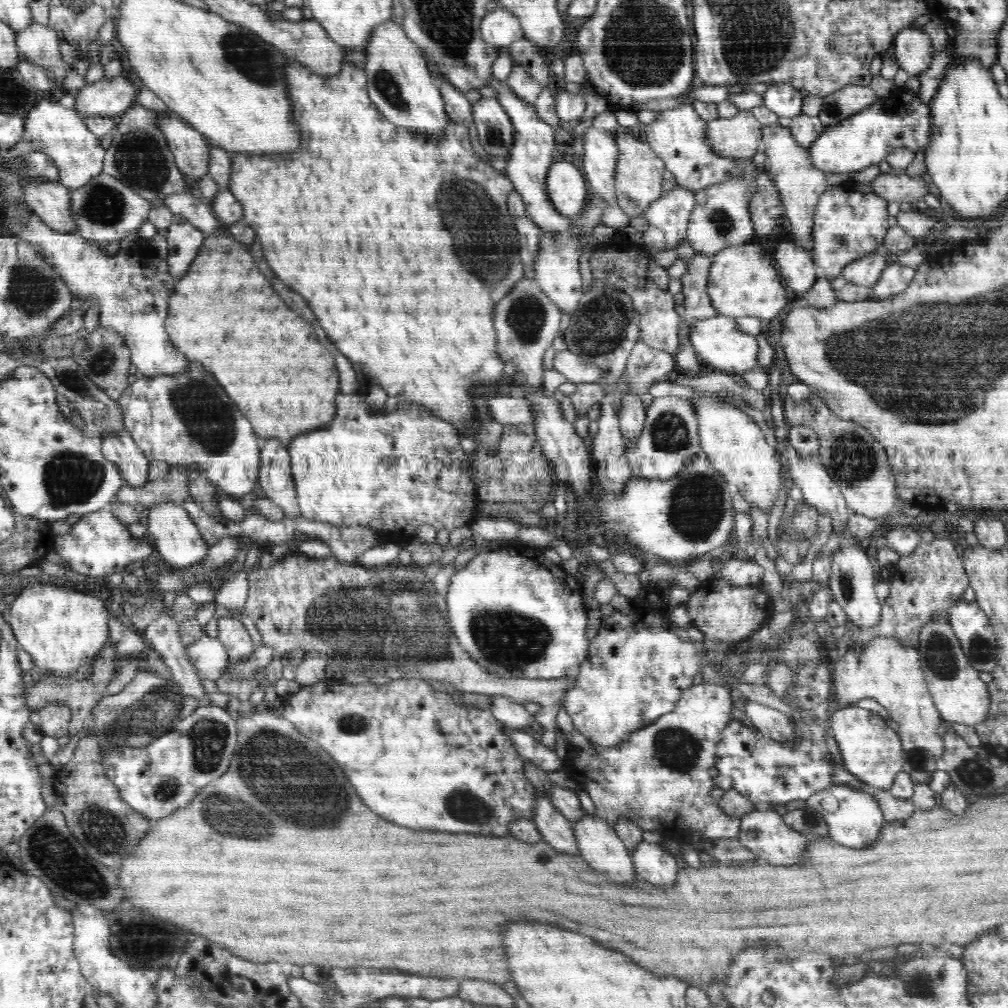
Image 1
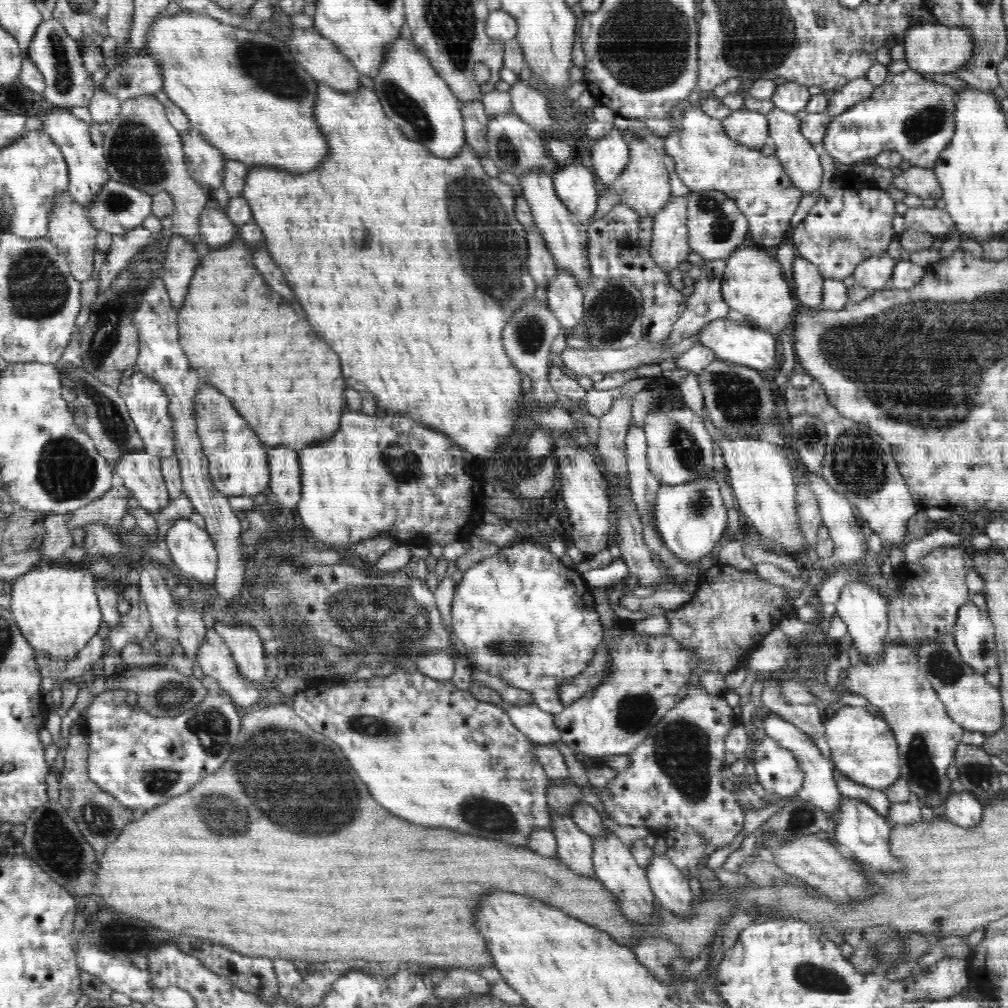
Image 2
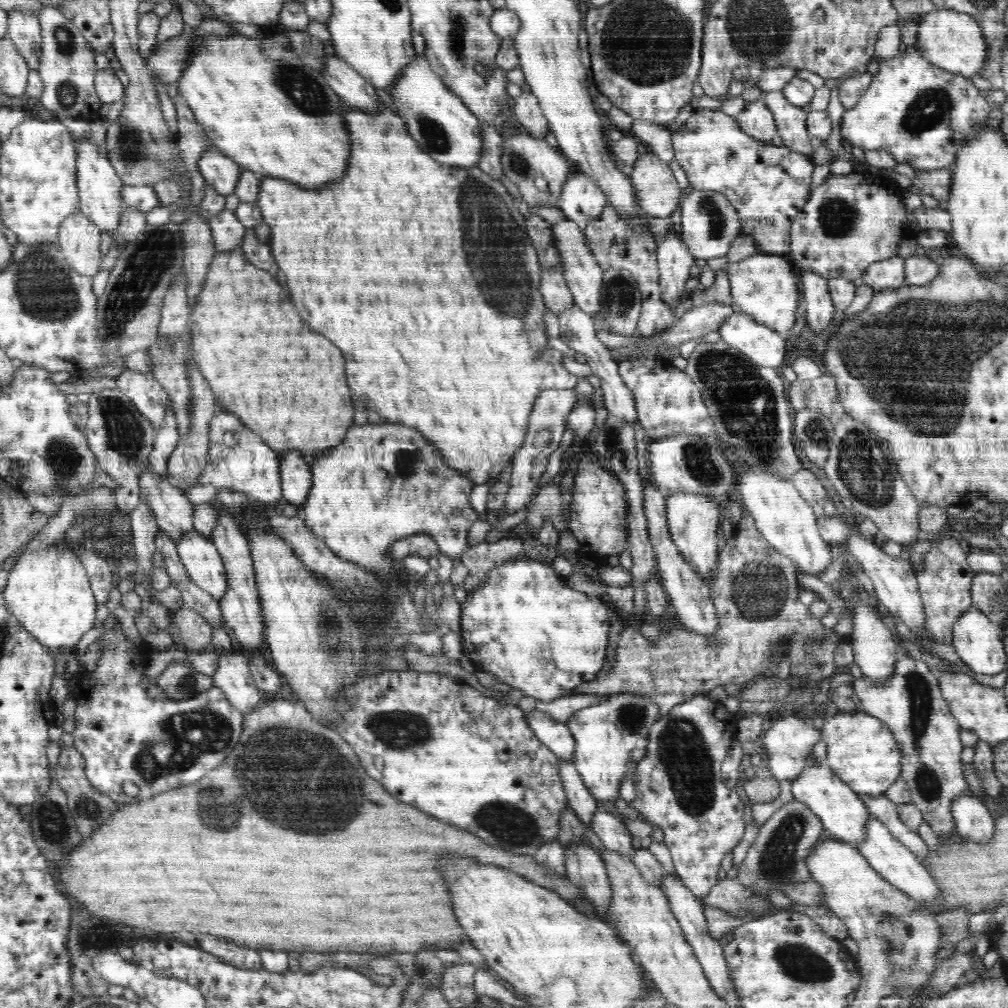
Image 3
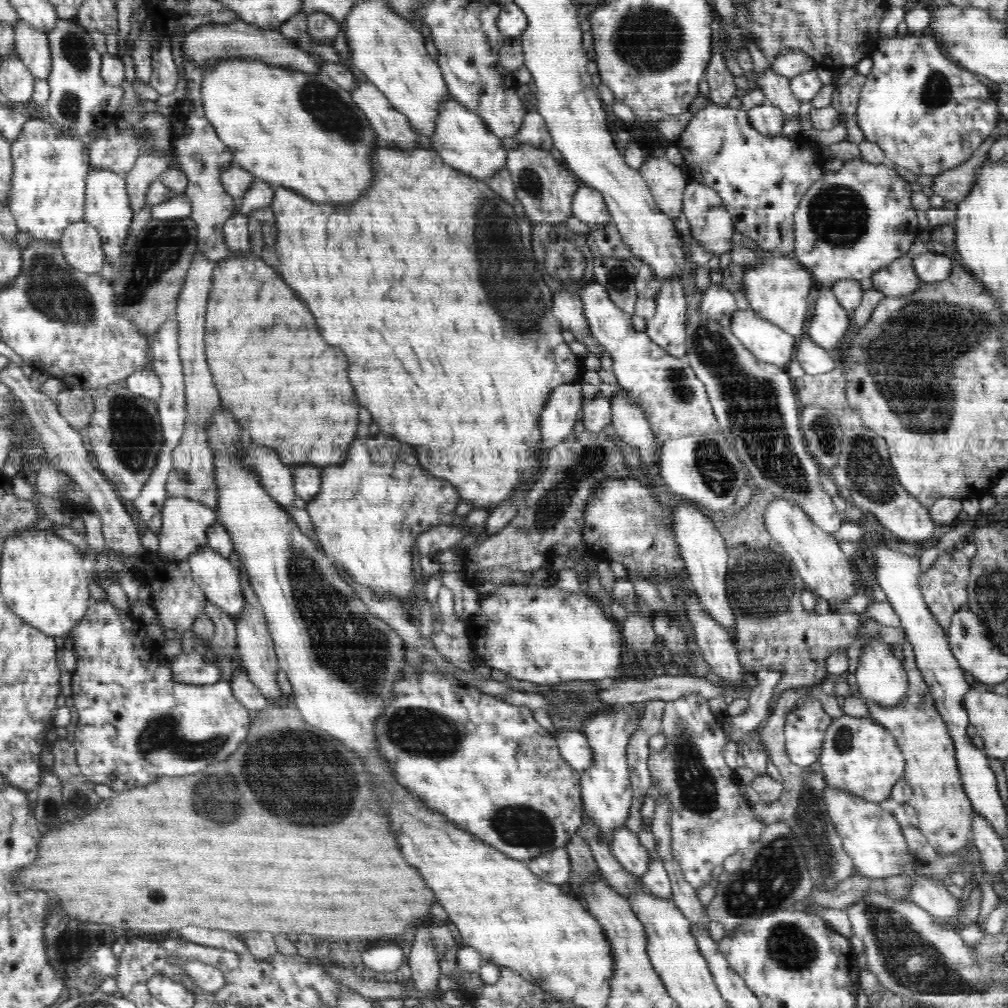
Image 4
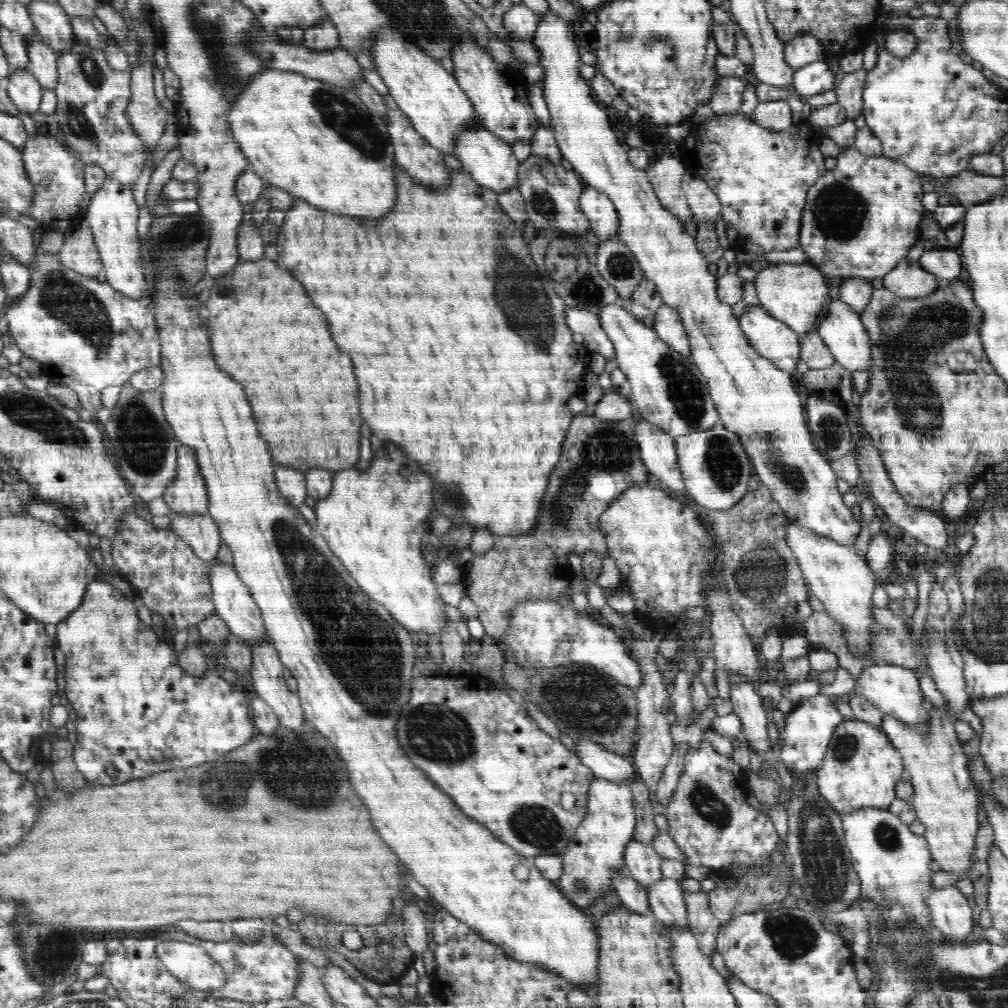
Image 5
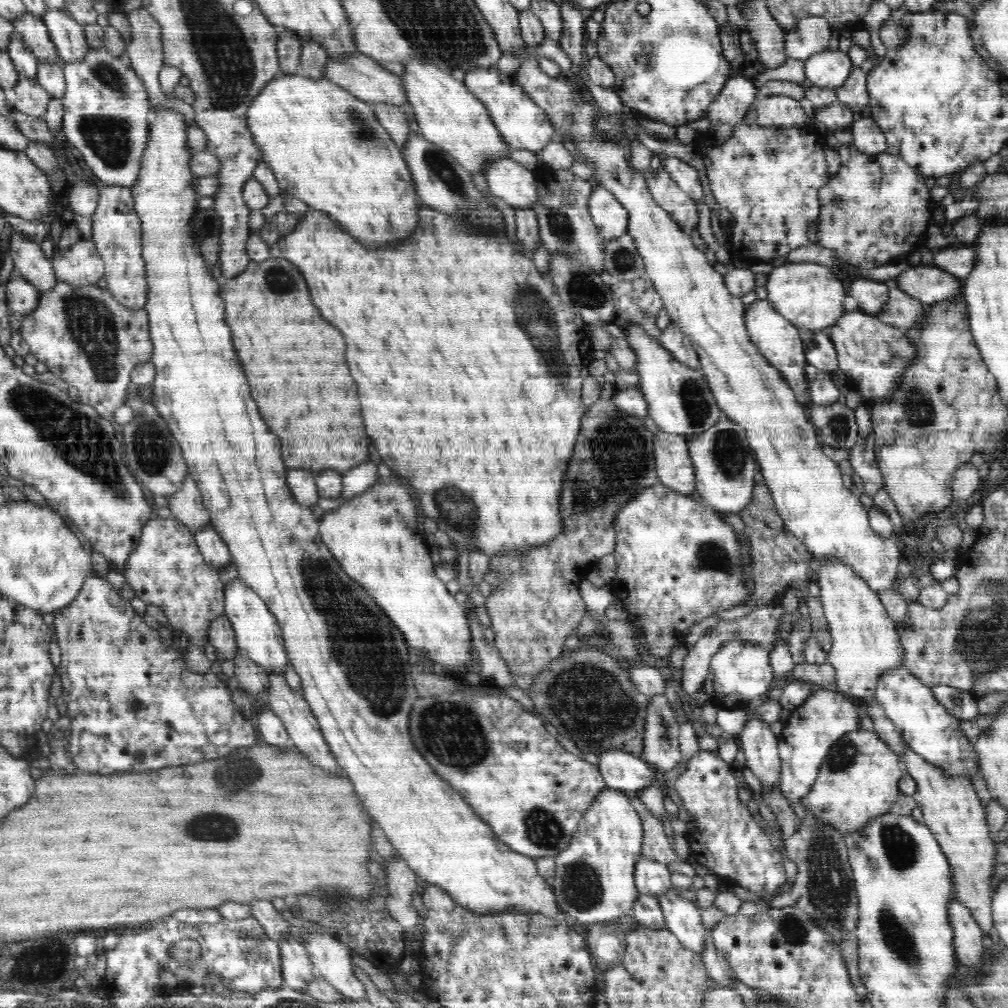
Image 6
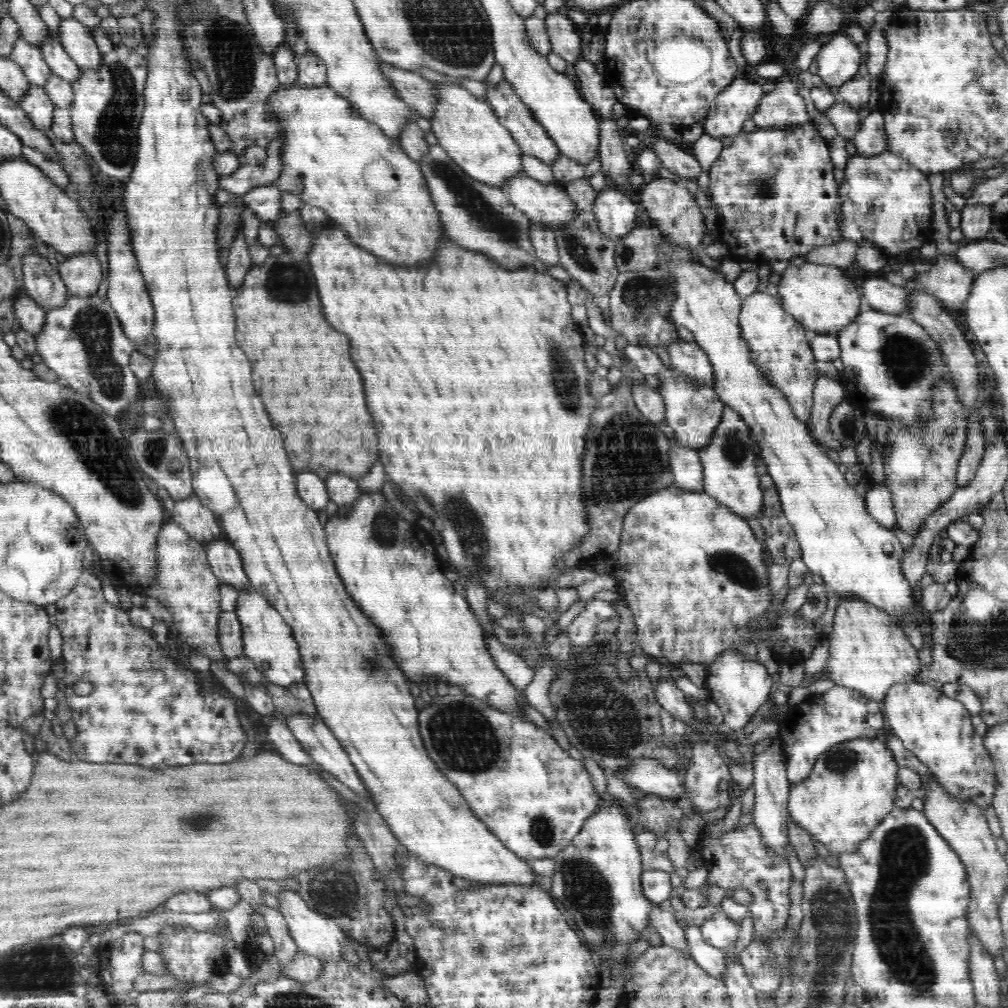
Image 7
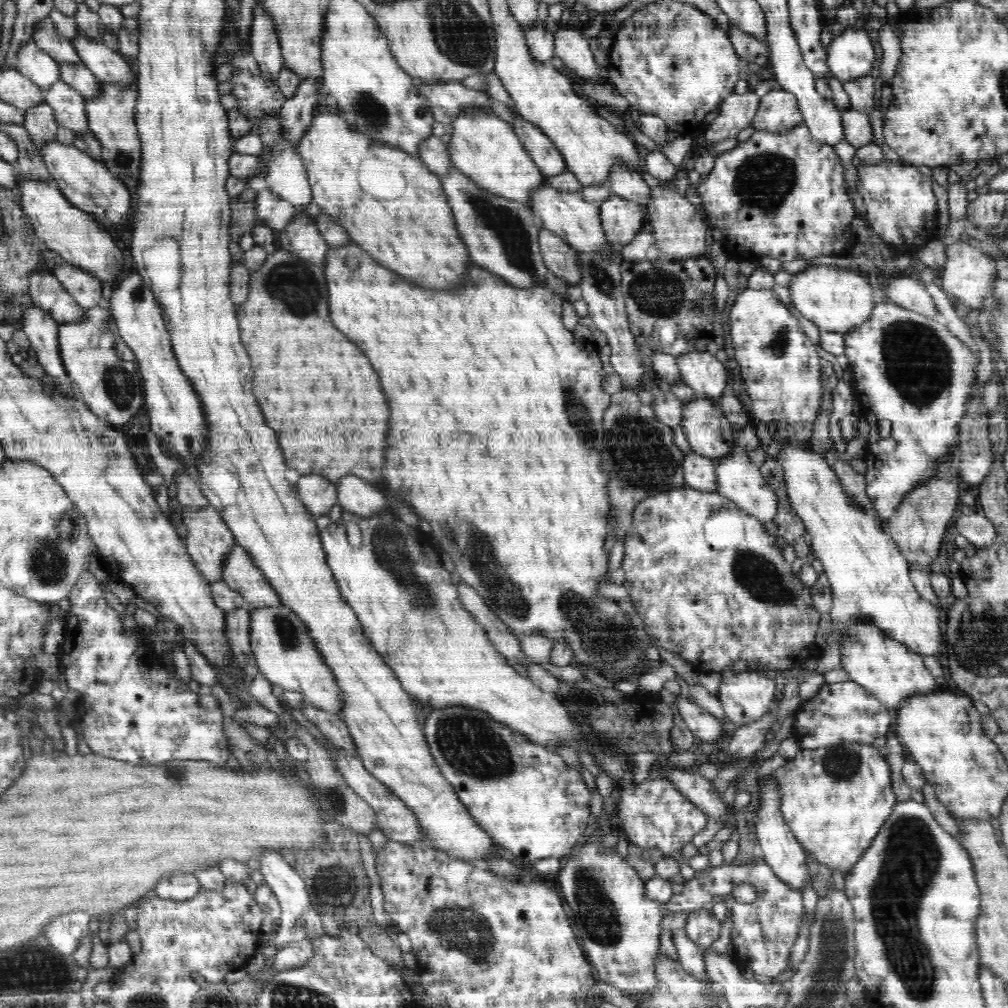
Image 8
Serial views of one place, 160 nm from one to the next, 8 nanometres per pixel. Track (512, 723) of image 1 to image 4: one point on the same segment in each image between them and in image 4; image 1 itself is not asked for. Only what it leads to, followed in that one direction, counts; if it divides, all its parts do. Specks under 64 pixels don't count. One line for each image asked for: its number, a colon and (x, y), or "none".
2: (539, 726)
3: (555, 735)
4: (573, 746)

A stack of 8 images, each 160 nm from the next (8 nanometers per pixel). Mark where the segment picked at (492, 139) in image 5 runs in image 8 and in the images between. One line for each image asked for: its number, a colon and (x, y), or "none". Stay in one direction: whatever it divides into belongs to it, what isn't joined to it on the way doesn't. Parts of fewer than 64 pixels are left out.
6: (510, 181)
7: (547, 204)
8: (567, 214)

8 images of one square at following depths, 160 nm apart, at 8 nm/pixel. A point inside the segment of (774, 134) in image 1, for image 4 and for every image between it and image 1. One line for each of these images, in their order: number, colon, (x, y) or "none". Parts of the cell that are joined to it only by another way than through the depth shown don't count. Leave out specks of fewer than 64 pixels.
2: (798, 157)
3: (790, 120)
4: (776, 88)

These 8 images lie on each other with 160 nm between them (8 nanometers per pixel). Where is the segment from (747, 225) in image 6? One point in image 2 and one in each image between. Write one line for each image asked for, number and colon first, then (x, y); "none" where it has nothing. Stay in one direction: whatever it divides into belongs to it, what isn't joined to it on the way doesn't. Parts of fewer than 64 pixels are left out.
2: (705, 158)
3: (768, 185)
4: (761, 180)
5: (761, 177)

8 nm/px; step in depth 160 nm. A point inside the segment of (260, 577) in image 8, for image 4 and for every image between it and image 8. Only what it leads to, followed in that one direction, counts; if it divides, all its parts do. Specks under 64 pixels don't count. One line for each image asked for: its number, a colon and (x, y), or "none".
4: (185, 523)
5: (201, 533)
6: (215, 551)
7: (224, 560)

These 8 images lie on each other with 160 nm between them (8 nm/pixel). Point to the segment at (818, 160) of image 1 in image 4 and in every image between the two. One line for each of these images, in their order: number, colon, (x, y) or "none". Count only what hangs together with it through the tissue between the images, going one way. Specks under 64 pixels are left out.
2: (907, 114)
3: (921, 114)
4: (928, 115)

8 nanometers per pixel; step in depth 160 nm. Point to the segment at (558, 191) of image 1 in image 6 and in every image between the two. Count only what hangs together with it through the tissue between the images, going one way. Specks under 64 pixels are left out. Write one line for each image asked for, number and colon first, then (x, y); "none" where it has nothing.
2: (576, 186)
3: (581, 201)
4: (588, 205)
5: (600, 211)
6: (609, 216)

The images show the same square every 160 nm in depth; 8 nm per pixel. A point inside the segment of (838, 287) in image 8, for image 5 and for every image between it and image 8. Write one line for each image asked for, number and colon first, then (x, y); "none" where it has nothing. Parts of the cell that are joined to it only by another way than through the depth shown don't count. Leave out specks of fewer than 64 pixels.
5: (796, 294)
6: (811, 297)
7: (820, 298)

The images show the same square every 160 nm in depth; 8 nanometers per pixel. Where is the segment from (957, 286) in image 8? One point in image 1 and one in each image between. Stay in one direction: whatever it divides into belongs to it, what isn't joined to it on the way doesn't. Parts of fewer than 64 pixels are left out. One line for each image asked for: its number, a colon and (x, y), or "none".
1: (865, 271)
2: (874, 274)
3: (889, 274)
4: (899, 279)
5: (908, 280)
6: (928, 284)
7: (947, 280)

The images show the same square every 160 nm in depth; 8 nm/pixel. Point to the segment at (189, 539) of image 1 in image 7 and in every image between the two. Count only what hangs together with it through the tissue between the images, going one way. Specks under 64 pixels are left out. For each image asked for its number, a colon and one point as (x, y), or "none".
2: (193, 550)
3: (202, 561)
4: (219, 578)
5: (232, 600)
6: (257, 632)
7: (268, 640)

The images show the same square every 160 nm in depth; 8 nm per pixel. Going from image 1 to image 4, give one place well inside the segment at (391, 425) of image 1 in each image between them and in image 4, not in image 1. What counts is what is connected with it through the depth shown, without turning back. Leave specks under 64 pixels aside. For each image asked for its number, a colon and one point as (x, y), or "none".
2: (389, 476)
3: (383, 483)
4: (370, 509)

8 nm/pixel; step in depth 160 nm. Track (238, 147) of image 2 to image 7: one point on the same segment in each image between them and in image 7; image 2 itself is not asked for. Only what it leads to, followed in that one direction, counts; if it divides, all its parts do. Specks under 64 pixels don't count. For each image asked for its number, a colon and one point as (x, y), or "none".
3: (260, 104)
4: (302, 131)
5: (322, 143)
6: (325, 146)
7: (332, 158)

